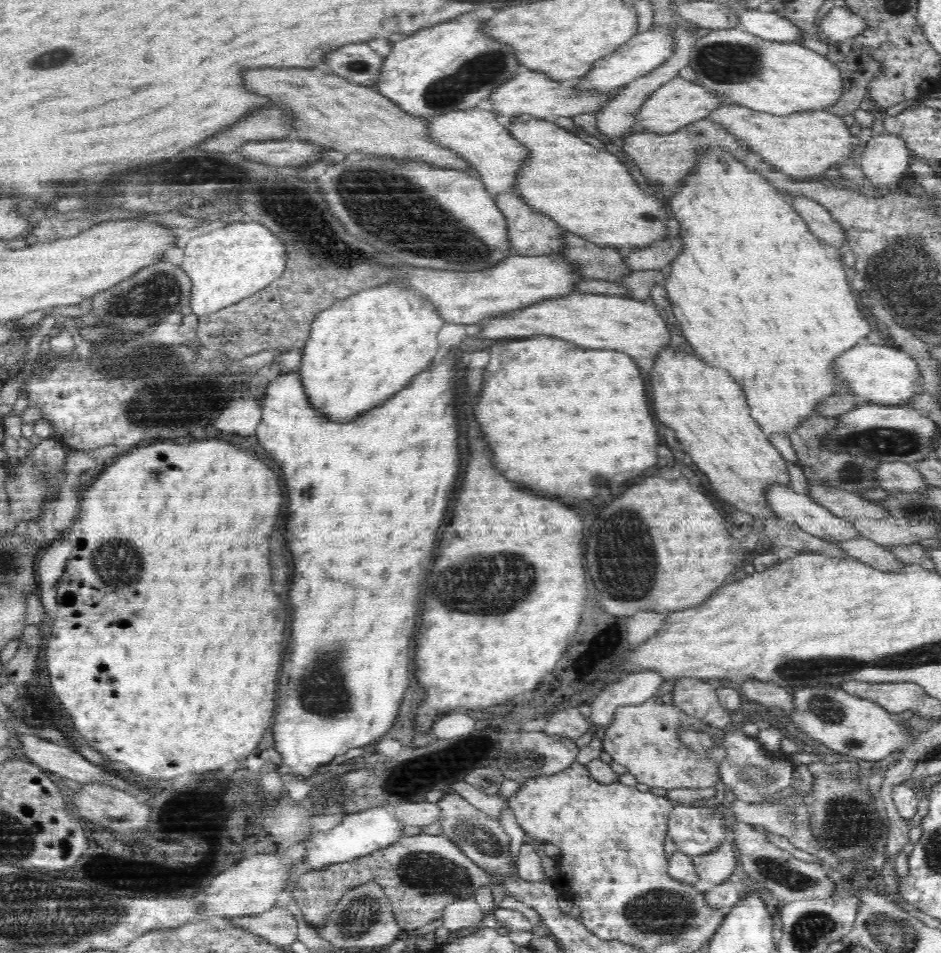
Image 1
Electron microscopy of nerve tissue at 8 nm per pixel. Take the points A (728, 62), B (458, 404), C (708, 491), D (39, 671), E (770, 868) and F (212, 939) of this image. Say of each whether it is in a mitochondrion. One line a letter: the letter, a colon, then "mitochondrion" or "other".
A: mitochondrion
B: other
C: other
D: other
E: mitochondrion
F: other

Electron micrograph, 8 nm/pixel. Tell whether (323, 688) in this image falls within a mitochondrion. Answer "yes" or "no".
yes

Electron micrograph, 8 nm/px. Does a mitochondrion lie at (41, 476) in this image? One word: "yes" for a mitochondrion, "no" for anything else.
yes

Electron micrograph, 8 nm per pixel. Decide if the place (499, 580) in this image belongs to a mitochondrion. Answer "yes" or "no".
yes

